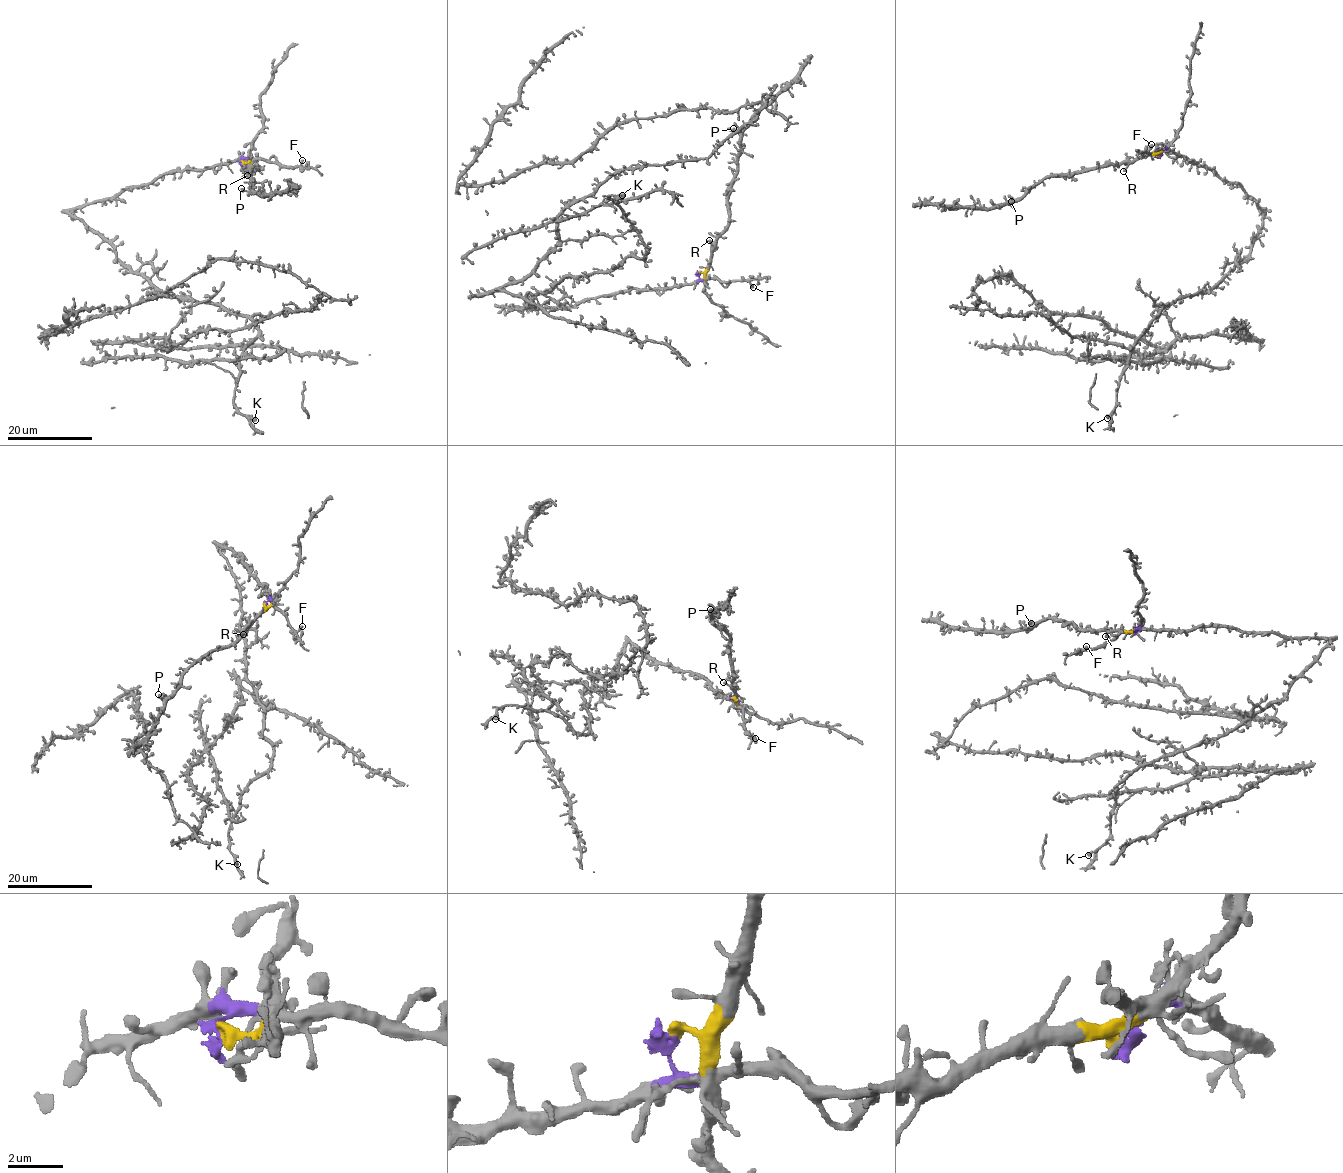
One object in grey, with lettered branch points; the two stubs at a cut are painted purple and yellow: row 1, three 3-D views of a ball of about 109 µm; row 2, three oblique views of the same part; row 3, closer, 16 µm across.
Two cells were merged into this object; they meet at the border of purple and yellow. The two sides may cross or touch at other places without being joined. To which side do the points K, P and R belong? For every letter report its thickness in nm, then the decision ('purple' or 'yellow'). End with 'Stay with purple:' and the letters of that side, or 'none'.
K: 400 nm | purple
P: 400 nm | yellow
R: 280 nm | yellow
Stay with purple: K

